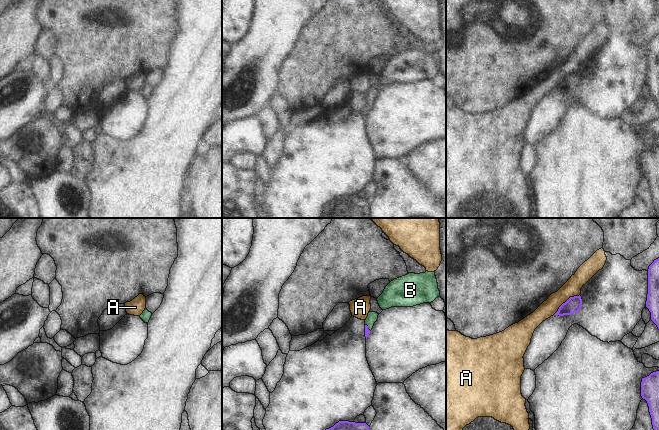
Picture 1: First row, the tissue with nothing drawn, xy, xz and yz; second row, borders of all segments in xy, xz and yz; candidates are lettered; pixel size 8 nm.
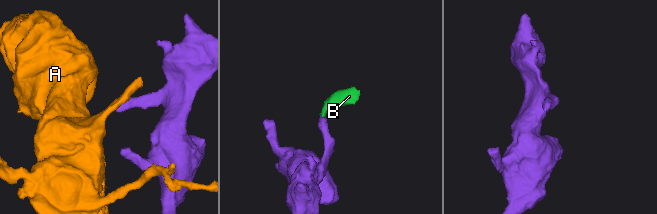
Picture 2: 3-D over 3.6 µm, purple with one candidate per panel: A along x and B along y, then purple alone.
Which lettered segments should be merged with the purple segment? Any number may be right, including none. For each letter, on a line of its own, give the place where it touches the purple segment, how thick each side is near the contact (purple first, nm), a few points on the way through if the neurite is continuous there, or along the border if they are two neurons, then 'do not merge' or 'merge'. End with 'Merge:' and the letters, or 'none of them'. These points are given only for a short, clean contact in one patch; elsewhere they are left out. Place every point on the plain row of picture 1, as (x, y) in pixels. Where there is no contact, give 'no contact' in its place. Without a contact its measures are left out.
A: meets purple in yz at (566, 77); 120 nm thick on the purple side, 140 nm on the other; border along yz (579, 70), (569, 73), (553, 90); do not merge
B: meets purple in xz at (367, 104); 50 nm thick on the purple side, 90 nm on the other; runs through xz (367, 107), (367, 104), (372, 93); merge
Merge: B

